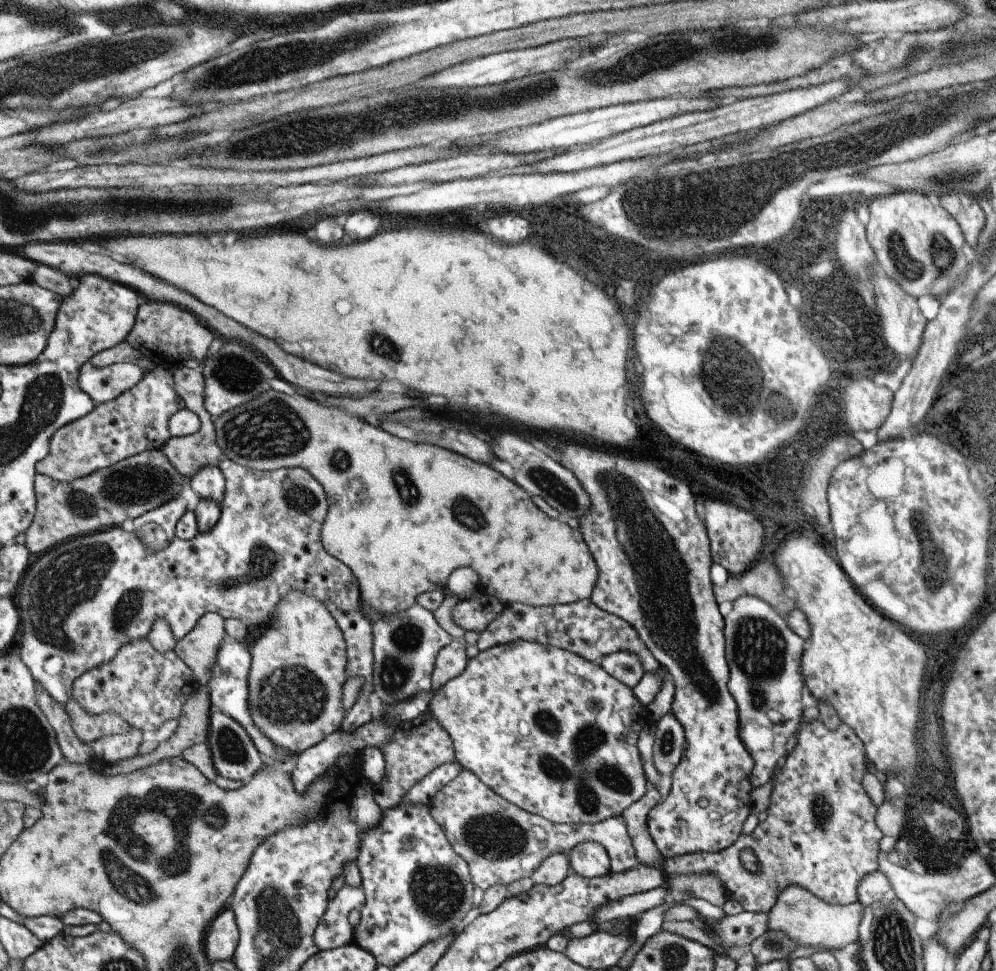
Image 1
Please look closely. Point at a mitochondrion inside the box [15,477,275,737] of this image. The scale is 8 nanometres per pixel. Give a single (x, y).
(69, 578)

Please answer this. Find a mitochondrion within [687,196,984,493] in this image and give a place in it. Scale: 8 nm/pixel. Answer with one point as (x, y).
(940, 259)

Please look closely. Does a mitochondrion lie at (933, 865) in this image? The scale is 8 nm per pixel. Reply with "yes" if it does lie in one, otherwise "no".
no

